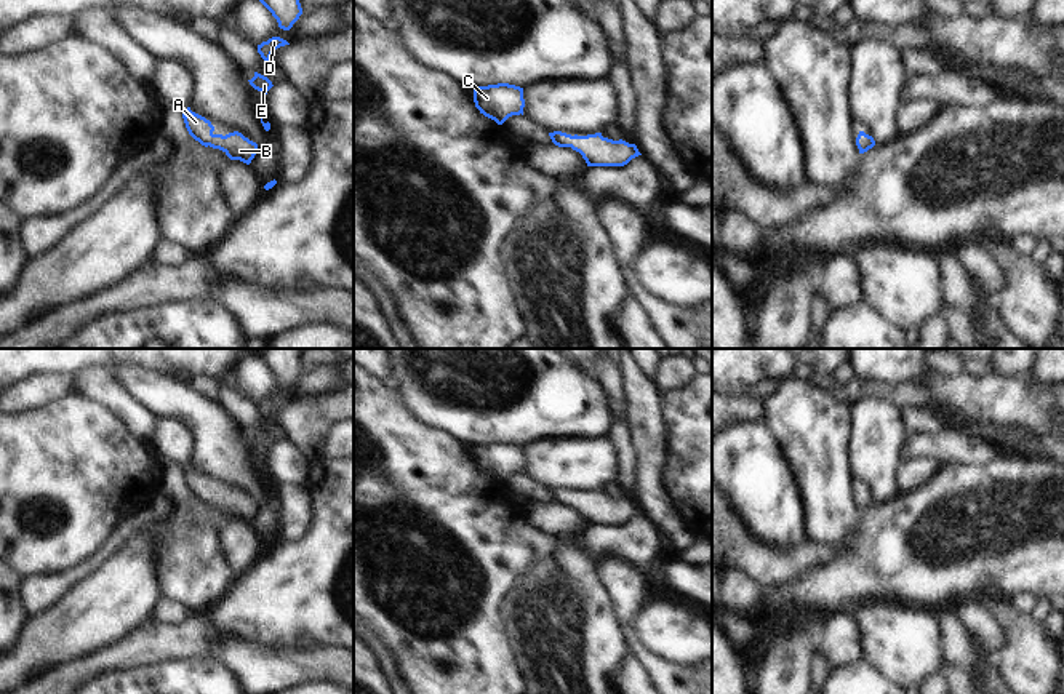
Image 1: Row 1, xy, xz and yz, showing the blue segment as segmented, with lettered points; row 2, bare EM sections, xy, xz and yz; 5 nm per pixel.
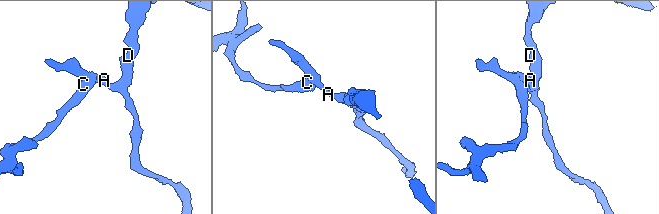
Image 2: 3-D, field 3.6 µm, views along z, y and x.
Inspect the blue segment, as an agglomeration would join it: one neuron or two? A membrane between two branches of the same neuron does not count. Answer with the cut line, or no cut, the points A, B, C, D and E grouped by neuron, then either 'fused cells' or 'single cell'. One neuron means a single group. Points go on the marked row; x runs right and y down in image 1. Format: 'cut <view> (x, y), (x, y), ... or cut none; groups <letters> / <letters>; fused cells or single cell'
cut none; groups A B C D E; single cell

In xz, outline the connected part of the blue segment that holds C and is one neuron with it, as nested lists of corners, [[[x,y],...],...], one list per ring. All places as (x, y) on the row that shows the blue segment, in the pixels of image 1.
[[[509,83],[478,86],[474,102],[480,114],[502,125],[512,115],[523,115],[523,88]]]

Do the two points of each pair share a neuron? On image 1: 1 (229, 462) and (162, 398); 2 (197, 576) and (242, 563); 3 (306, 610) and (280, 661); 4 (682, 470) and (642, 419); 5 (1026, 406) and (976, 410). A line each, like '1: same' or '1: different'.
1: same
2: different
3: different
4: different
5: same

